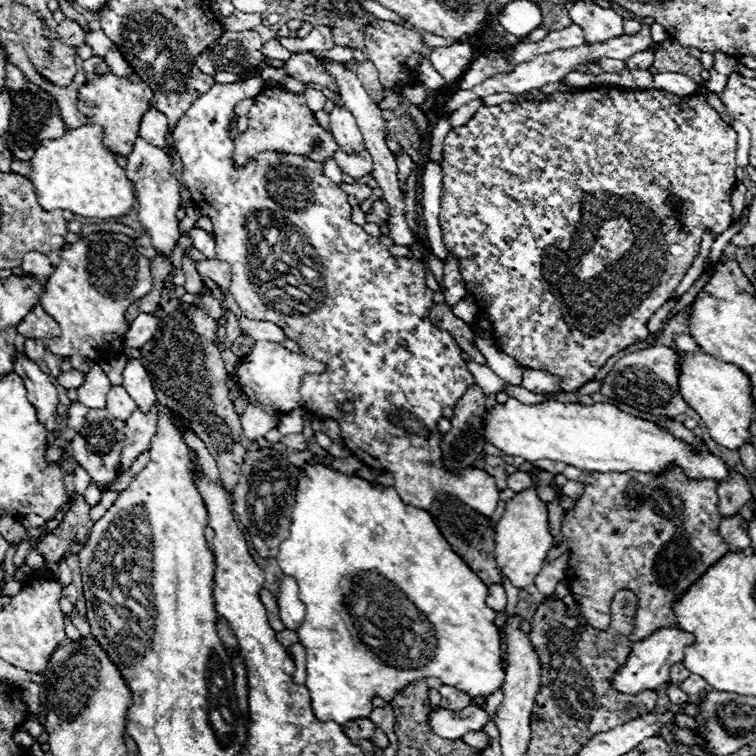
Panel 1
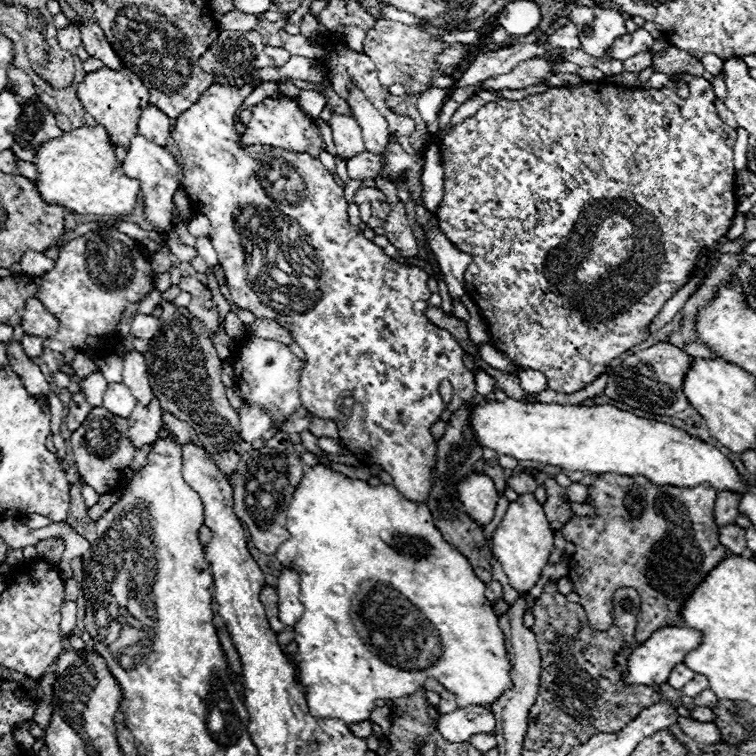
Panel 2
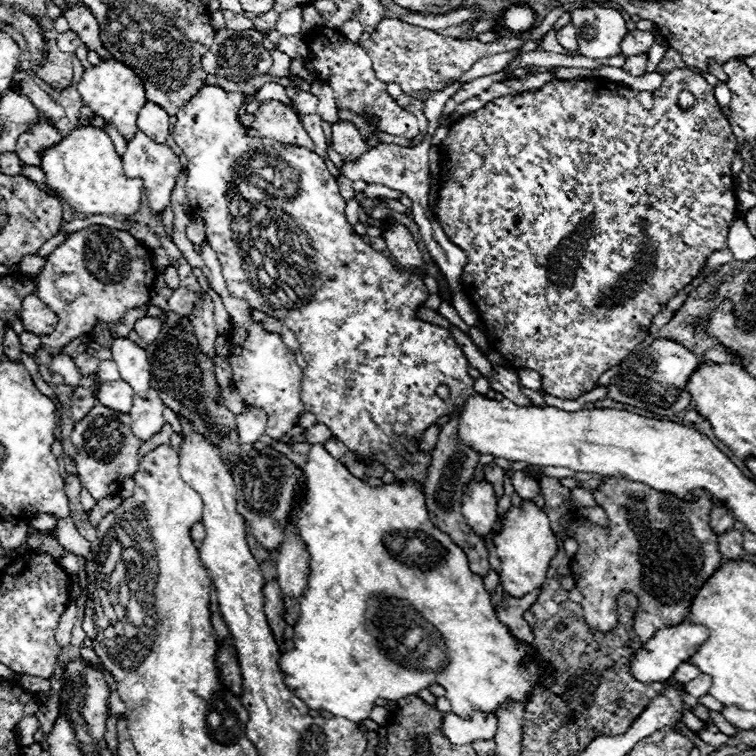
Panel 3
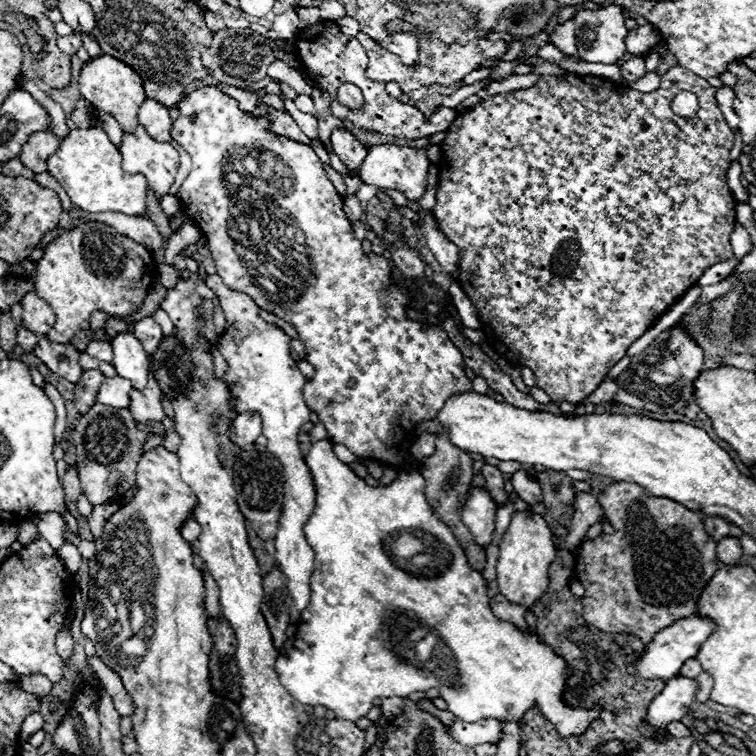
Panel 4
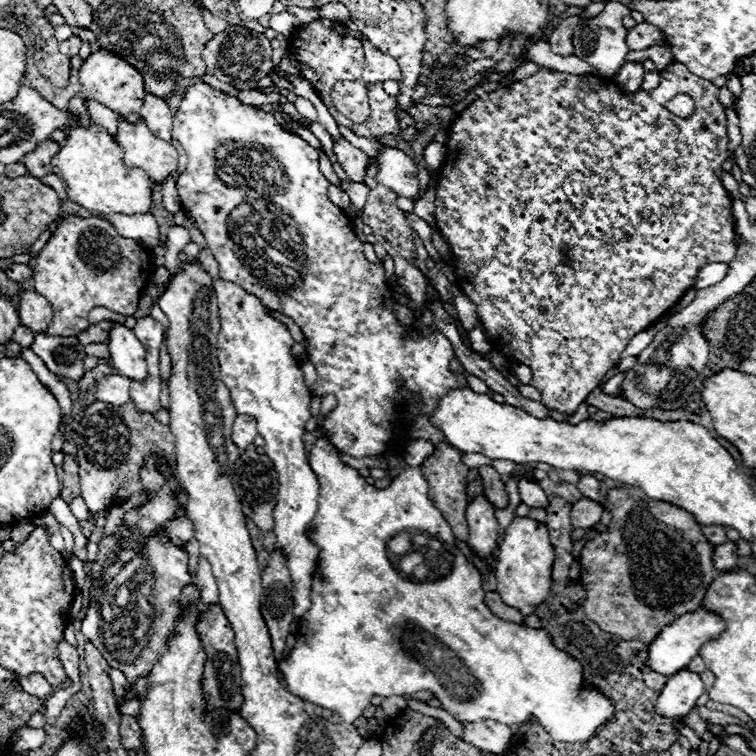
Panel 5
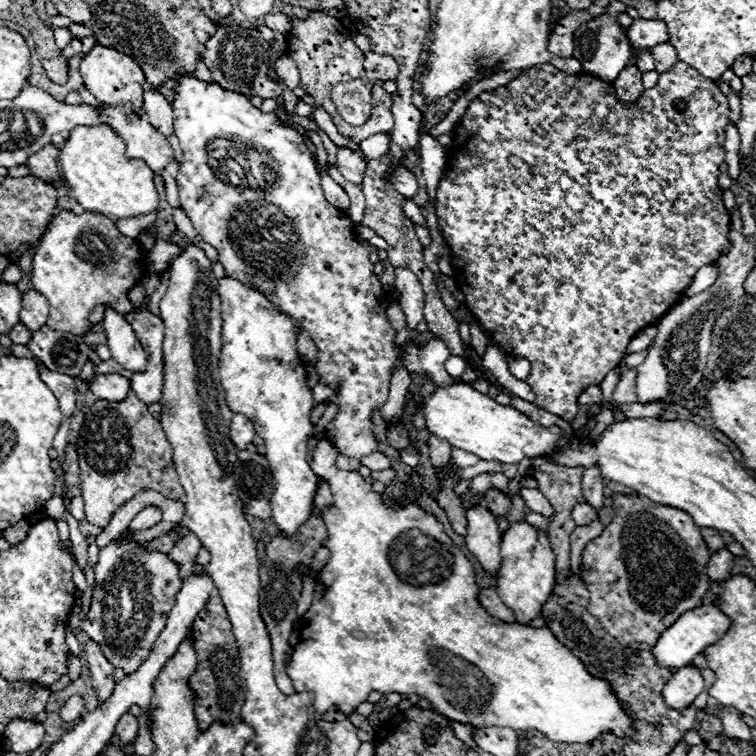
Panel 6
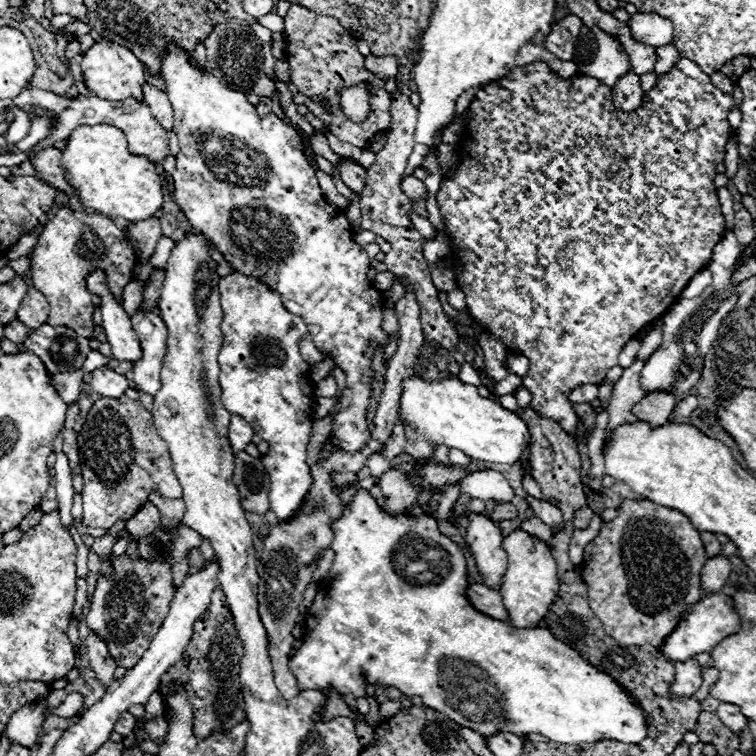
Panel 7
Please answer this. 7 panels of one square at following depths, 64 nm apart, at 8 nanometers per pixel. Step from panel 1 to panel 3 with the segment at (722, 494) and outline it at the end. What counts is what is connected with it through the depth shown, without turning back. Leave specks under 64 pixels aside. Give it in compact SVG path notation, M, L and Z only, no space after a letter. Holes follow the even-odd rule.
M716 506L710 512L710 528L714 530L714 534L722 534L732 526L734 526L734 516L726 506Z

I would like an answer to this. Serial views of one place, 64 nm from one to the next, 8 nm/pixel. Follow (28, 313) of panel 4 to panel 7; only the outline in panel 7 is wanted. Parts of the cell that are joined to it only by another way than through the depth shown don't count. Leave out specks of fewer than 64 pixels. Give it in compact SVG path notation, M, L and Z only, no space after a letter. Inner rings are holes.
M28 288L28 294L18 310L18 320L28 328L38 328L48 322L48 302L38 290Z

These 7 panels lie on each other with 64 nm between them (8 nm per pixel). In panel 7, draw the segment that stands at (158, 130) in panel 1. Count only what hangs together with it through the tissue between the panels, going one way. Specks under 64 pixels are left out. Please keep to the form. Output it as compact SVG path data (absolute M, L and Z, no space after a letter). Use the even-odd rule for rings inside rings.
M144 84L144 102L150 106L152 116L162 124L162 128L172 130L172 106L166 92L152 84Z

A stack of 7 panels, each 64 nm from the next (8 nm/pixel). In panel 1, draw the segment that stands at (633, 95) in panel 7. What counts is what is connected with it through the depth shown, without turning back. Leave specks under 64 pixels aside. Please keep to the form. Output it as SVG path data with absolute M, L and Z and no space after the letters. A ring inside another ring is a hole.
M650 48L650 50L642 50L642 54L634 54L634 58L630 58L630 62L626 62L626 68L646 70L652 66L652 62L654 62L654 50Z

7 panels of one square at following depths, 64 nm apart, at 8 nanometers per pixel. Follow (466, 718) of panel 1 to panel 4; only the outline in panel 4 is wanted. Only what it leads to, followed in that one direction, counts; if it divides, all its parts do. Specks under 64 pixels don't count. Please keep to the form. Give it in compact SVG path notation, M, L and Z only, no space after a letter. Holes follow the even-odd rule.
M482 718L478 722L462 722L454 720L448 728L450 736L464 744L464 746L478 746L478 744L498 744L502 734L502 722L494 718Z

